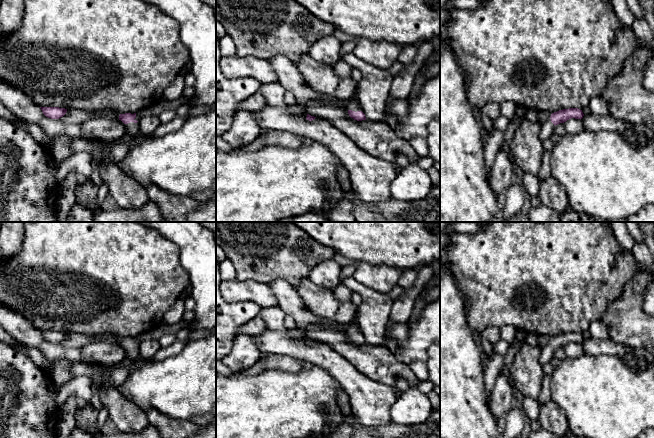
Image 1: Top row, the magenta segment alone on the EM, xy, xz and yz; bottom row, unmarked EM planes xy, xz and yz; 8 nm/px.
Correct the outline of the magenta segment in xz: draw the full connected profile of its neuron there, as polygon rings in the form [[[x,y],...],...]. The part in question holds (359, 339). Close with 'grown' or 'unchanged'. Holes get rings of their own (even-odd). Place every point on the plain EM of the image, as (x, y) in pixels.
[[[350,325],[346,331],[351,342],[357,345],[366,344],[365,338],[361,335],[361,330],[357,325]]] | grown

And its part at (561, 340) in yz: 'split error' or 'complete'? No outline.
split error

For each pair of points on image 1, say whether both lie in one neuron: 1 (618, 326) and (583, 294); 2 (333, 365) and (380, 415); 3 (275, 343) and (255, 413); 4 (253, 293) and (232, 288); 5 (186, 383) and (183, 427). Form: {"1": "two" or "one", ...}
{"1": "two", "2": "one", "3": "two", "4": "one", "5": "two"}

